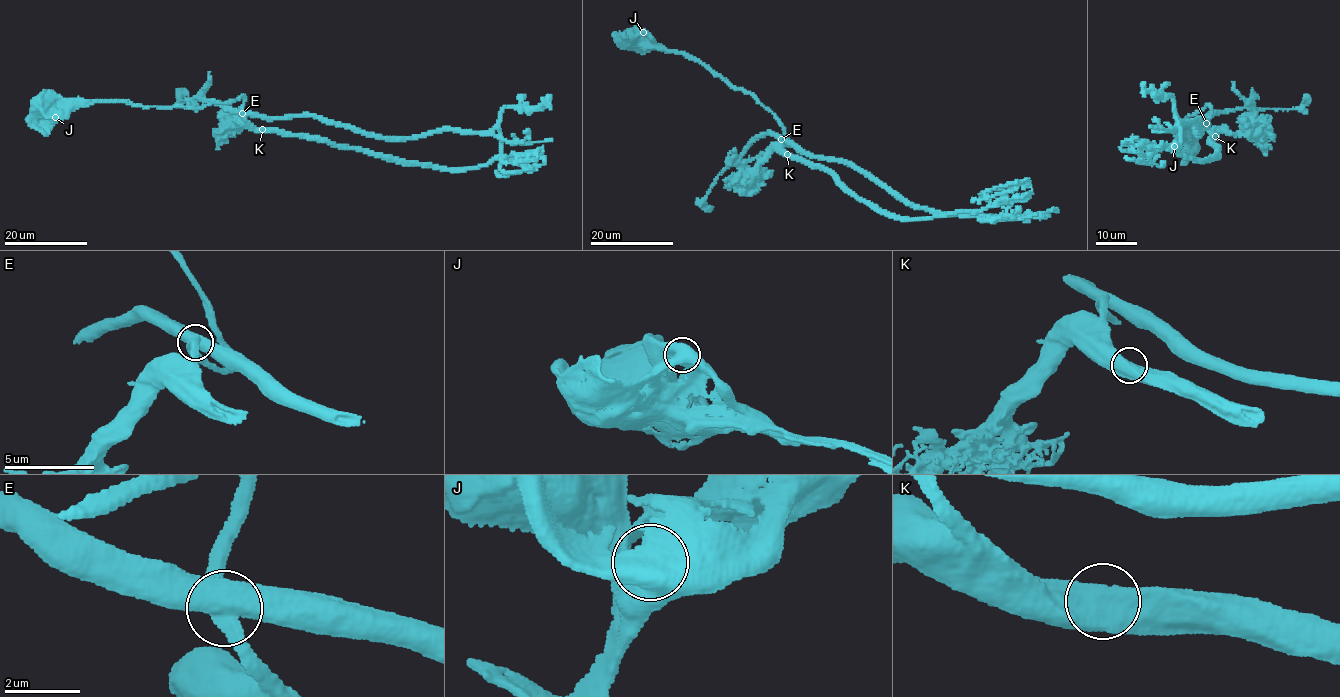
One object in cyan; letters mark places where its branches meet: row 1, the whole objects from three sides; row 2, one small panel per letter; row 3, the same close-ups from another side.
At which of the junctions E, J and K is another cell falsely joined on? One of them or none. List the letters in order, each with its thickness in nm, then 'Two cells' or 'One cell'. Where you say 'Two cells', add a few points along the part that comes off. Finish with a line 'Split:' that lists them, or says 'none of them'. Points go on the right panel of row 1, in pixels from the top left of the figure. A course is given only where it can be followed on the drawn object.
E: Thickness 550 nm. Two cells. Course of the part to remove: (1207, 123), (1196, 119), (1196, 135), (1199, 132), (1195, 123), (1178, 121), (1171, 96), (1151, 94), (1142, 82)
J: Thickness 550 nm. One cell
K: Thickness 600 nm. One cell
Split: E

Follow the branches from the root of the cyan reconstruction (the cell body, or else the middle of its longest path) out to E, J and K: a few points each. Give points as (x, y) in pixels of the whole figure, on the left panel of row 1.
E: (40, 106), (70, 110), (88, 102), (129, 101), (146, 107), (200, 108), (242, 96), (242, 113)
J: (40, 106), (48, 116), (55, 117)
K: (40, 106), (70, 110), (88, 102), (129, 101), (146, 107), (200, 108), (242, 96), (243, 116), (262, 129)

